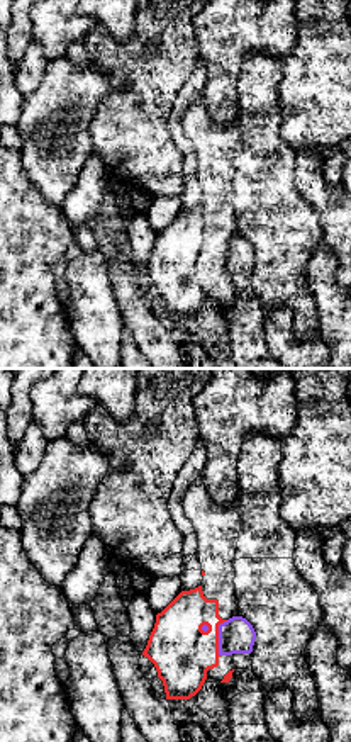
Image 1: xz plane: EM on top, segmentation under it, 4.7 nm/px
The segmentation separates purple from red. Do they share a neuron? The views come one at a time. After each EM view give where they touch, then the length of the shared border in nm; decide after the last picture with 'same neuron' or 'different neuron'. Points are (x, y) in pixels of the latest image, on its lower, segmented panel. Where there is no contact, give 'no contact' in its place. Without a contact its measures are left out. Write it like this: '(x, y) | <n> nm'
(219, 637) | 180 nm

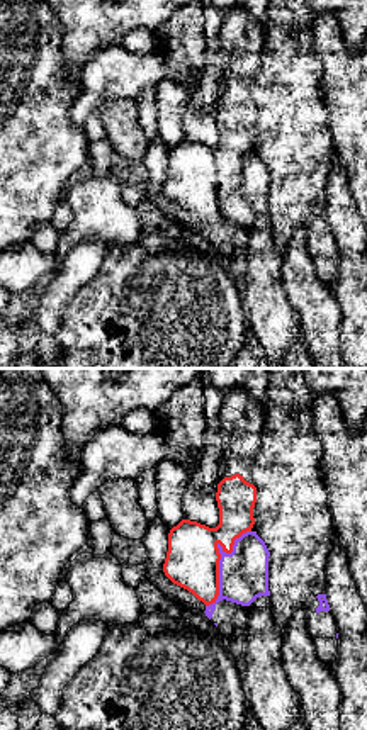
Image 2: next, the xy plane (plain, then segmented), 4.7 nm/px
(220, 564) | 420 nm

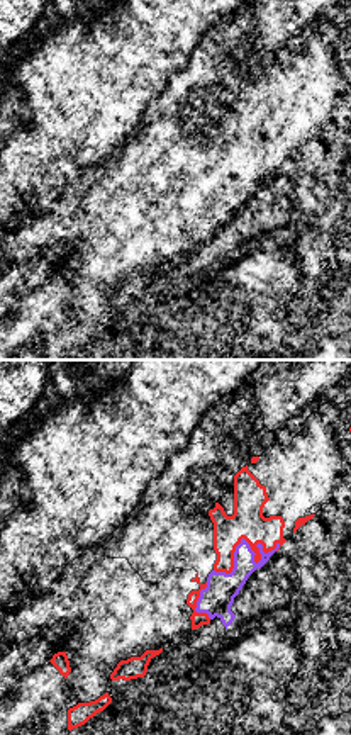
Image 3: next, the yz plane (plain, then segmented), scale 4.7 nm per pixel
(239, 544) | 340 nm

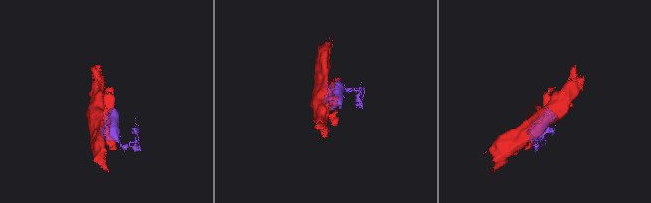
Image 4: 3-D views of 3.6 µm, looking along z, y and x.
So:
different neuron

